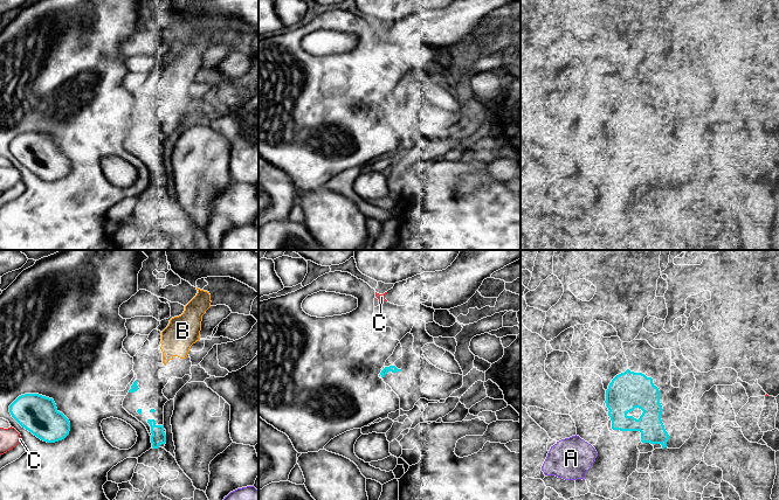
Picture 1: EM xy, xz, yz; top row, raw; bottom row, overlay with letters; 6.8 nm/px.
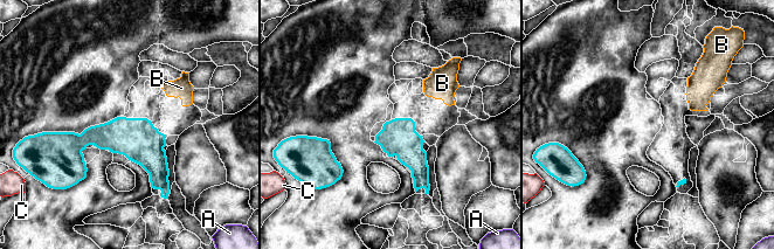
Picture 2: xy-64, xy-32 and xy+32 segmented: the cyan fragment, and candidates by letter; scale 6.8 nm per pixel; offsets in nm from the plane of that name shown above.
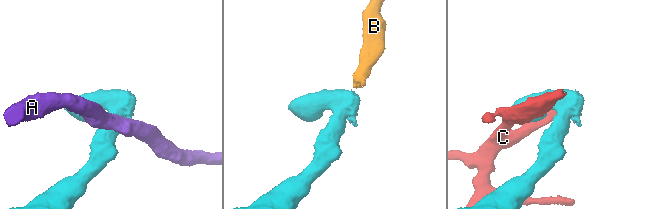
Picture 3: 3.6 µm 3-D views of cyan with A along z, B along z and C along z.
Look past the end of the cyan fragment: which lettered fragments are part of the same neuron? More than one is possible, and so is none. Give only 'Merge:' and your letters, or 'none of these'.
Merge: B

